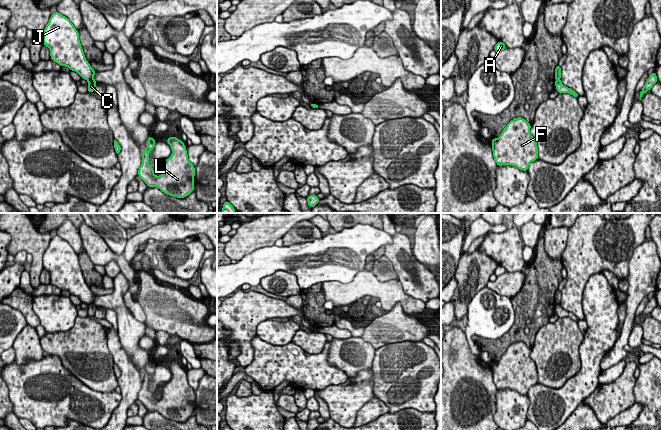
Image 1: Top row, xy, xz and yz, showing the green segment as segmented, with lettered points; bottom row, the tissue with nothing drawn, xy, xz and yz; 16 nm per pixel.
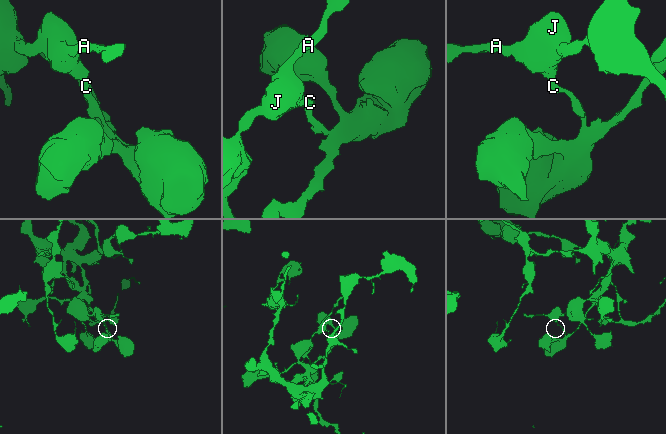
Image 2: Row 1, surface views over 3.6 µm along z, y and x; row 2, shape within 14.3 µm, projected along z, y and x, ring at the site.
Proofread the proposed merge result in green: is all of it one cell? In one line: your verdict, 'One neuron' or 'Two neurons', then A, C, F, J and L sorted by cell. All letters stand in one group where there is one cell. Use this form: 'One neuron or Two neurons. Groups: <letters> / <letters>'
Two neurons. Groups: A J / C F L

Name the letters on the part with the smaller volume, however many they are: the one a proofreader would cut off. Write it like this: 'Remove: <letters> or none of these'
Remove: C, F, L

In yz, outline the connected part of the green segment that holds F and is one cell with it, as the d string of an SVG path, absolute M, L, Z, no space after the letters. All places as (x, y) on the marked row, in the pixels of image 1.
M522 117L512 119L498 138L492 140L493 158L498 166L511 165L527 171L531 162L538 159L536 139L530 133L531 125Z

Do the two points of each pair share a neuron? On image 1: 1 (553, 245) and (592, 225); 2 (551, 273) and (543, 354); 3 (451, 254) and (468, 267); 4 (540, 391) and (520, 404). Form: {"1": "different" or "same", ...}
{"1": "different", "2": "different", "3": "different", "4": "different"}

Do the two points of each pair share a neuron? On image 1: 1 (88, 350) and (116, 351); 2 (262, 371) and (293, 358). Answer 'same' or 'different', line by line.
1: different
2: same

